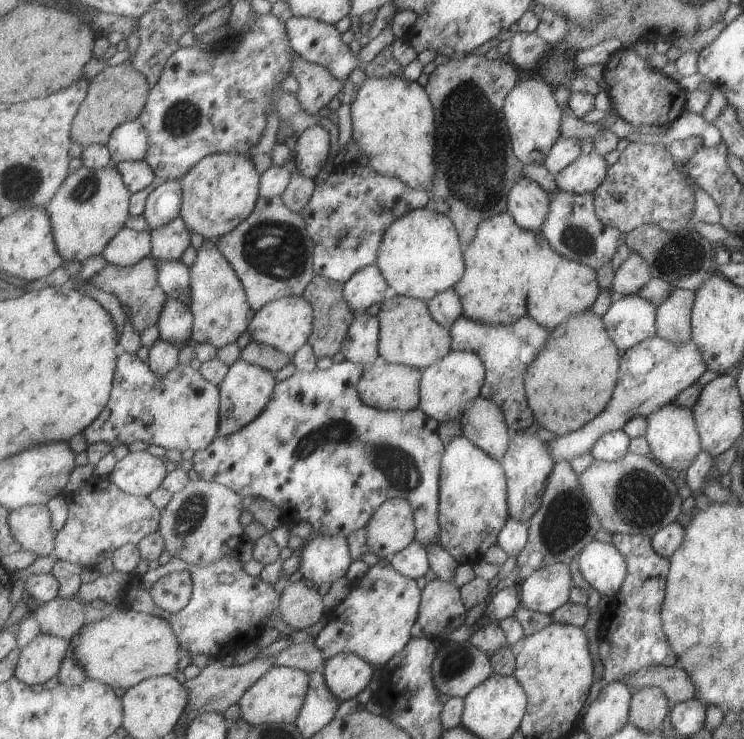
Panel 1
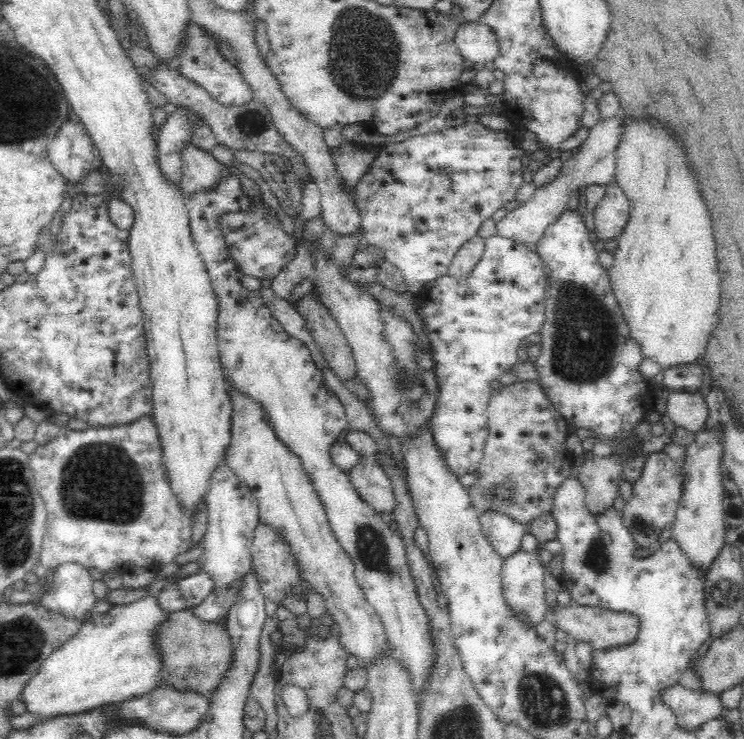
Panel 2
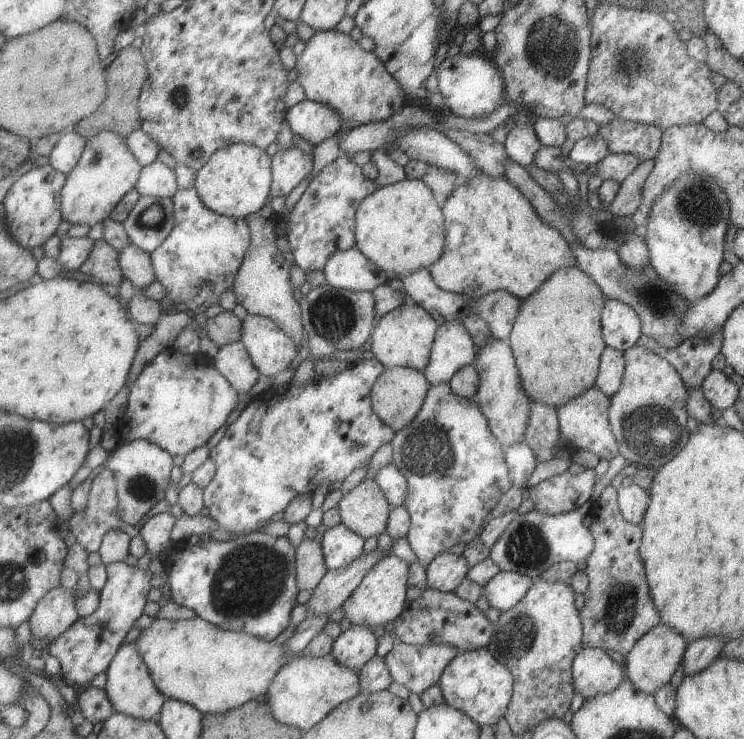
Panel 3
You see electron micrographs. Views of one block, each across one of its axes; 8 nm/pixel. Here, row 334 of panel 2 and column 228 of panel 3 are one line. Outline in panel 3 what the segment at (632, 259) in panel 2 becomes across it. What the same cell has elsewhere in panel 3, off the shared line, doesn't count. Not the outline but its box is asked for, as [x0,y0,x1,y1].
[135,616,304,714]

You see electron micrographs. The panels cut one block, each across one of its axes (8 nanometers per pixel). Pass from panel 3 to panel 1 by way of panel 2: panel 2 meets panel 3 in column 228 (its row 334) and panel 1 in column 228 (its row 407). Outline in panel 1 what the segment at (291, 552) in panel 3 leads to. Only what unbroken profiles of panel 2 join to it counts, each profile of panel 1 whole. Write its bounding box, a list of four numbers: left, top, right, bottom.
[127,555,282,659]

